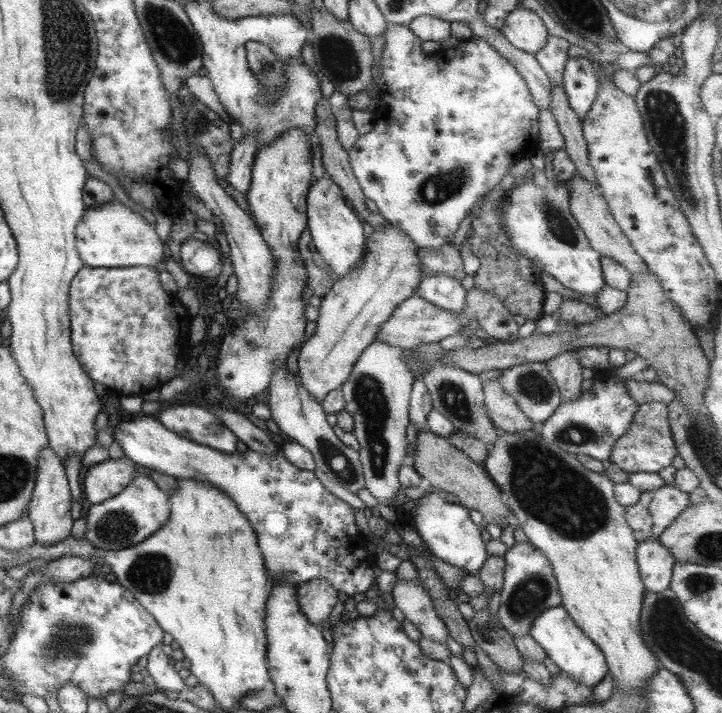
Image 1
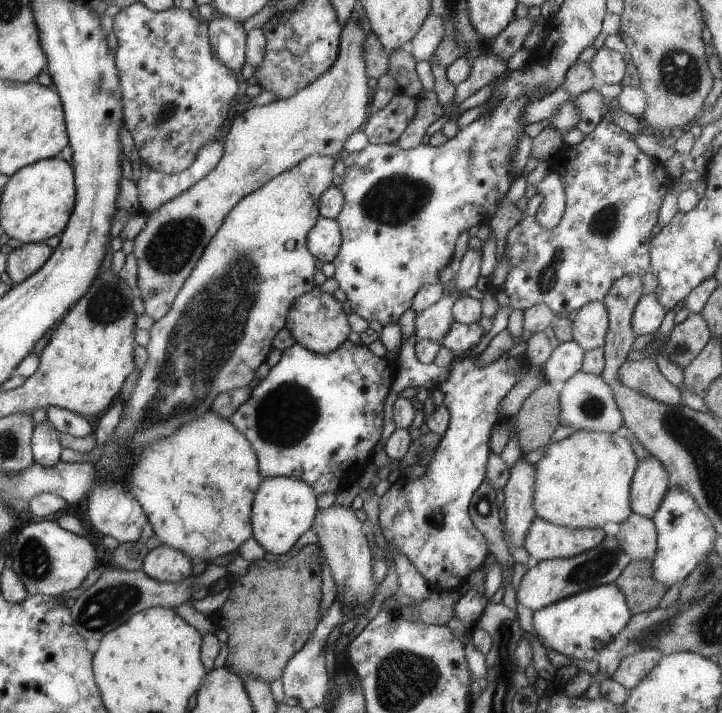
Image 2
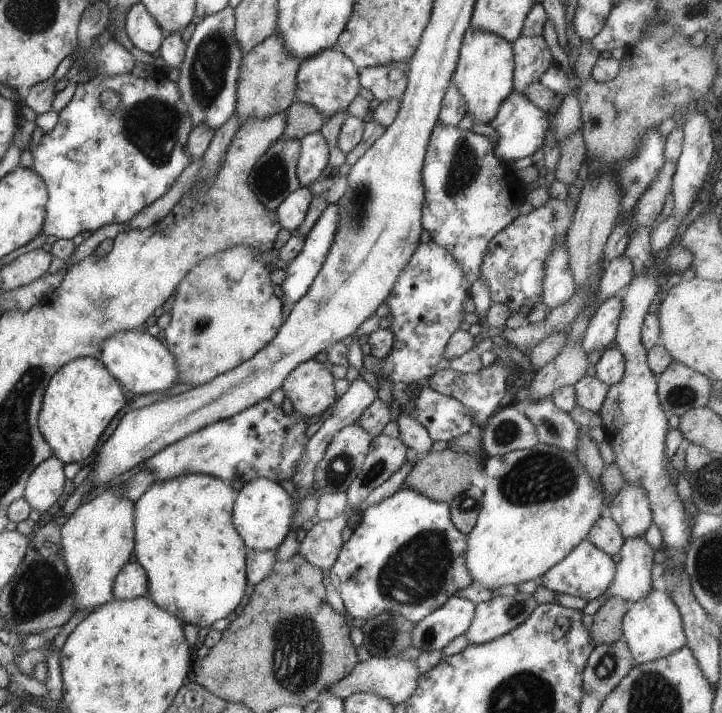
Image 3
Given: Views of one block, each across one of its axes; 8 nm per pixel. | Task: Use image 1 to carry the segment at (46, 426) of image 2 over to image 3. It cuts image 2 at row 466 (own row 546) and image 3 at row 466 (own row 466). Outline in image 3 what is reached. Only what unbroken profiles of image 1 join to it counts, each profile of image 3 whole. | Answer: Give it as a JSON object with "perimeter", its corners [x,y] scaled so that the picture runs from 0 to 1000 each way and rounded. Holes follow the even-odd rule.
{"perimeter":[[[69,641],[43,662],[32,687],[32,698],[42,715],[58,721],[89,691],[87,655],[79,642]]]}

